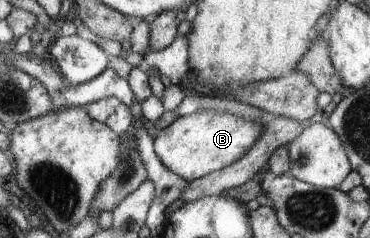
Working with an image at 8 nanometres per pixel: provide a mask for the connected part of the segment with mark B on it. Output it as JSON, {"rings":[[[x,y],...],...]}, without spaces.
{"rings":[[[199,110],[192,115],[178,117],[166,129],[162,129],[153,139],[154,152],[164,167],[192,182],[222,170],[244,157],[258,145],[264,127],[275,117],[276,115],[267,112],[264,113],[264,121],[247,121],[244,117],[231,113],[216,115],[214,110]]]}

